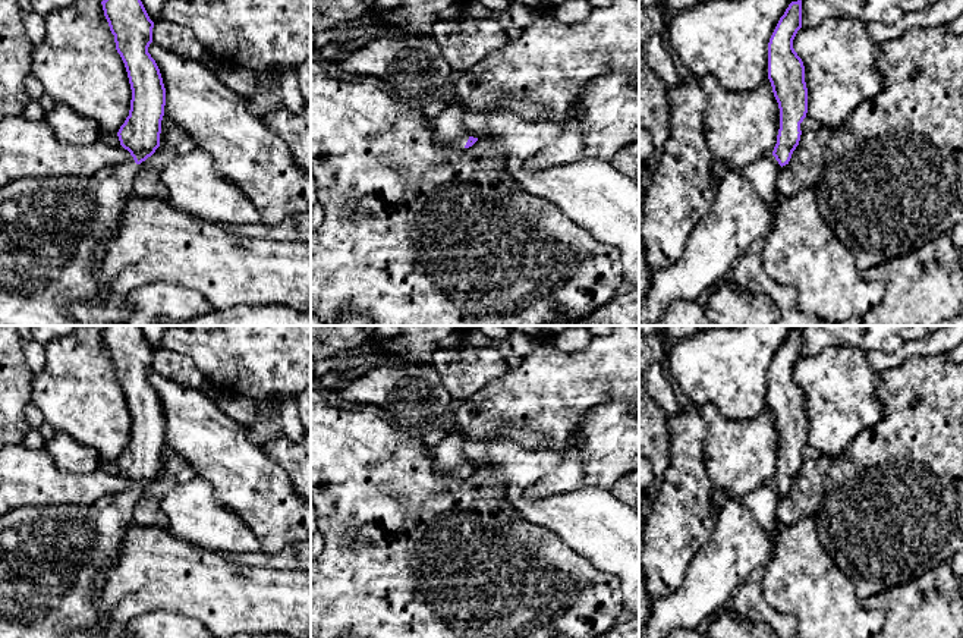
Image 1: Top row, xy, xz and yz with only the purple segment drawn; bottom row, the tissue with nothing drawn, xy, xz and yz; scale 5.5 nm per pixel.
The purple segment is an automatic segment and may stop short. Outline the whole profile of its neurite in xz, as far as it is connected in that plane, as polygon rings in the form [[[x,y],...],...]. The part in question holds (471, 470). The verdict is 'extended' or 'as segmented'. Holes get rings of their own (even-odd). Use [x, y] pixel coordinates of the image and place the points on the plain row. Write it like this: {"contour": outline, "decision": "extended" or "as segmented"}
{"contour": [[[449,431],[434,447],[427,447],[434,469],[450,477],[469,477],[478,466],[469,465],[463,453],[465,437],[460,433]]], "decision": "extended"}

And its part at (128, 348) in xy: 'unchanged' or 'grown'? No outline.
grown

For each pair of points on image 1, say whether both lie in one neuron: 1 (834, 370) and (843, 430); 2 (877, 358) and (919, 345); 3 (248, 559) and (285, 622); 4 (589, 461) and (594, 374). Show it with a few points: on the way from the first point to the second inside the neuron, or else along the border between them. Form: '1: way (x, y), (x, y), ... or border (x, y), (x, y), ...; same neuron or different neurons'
1: way (840, 384), (840, 408), (843, 415); same neuron
2: way (887, 358), (897, 358), (909, 349); same neuron
3: border (230, 555), (239, 563), (283, 568), (286, 571); different neurons
4: border (623, 399), (591, 408), (575, 428), (572, 437); different neurons

